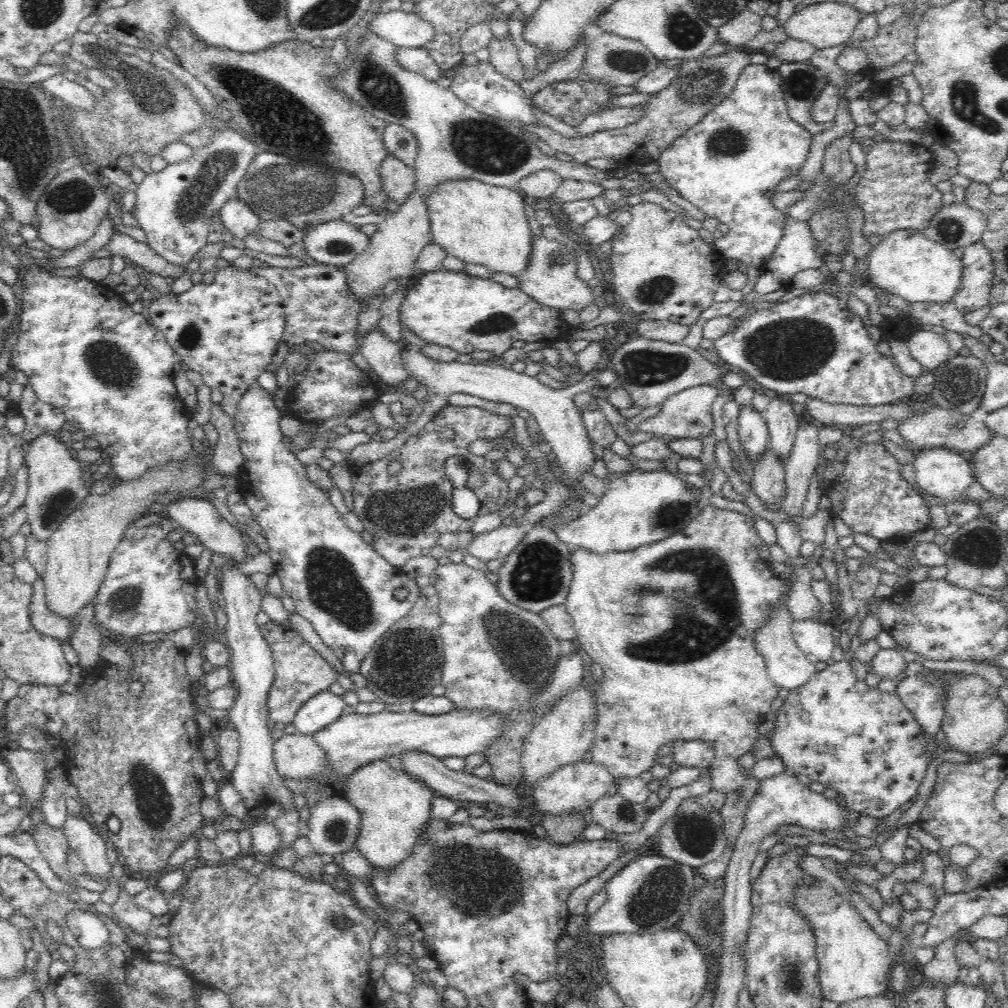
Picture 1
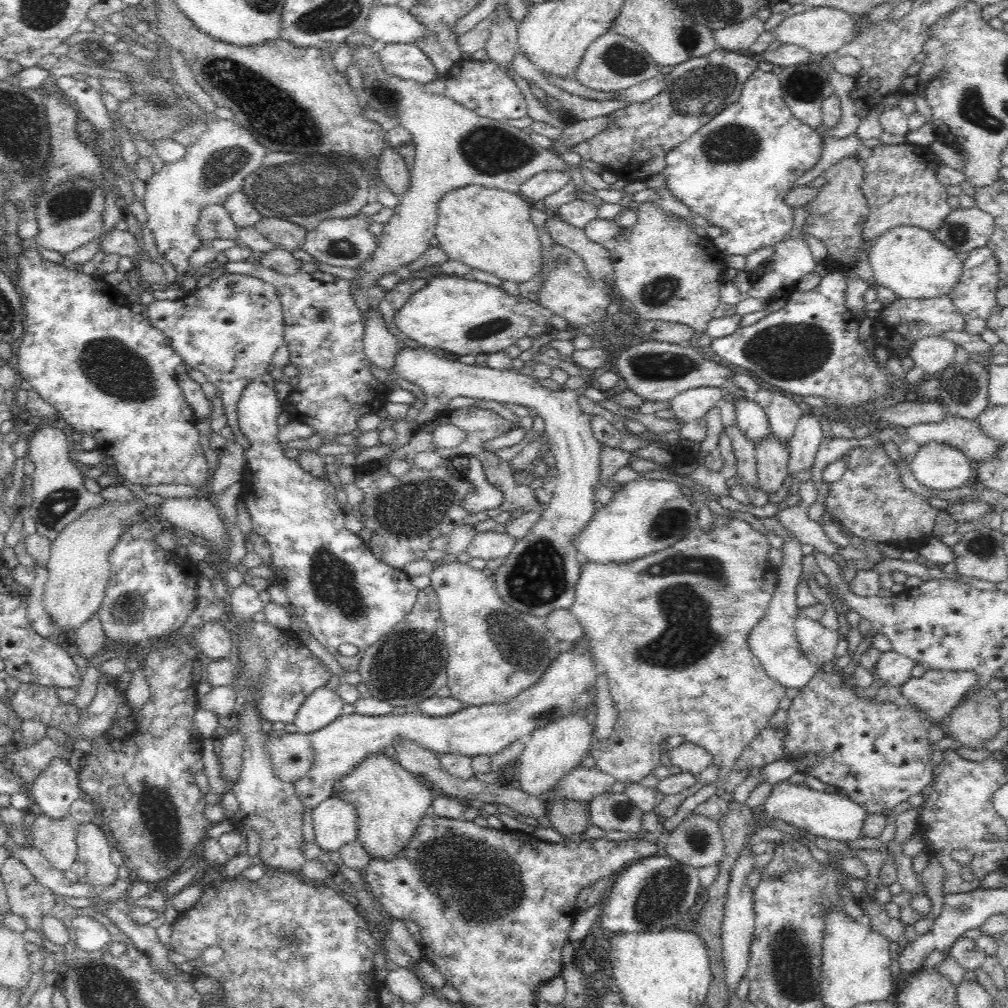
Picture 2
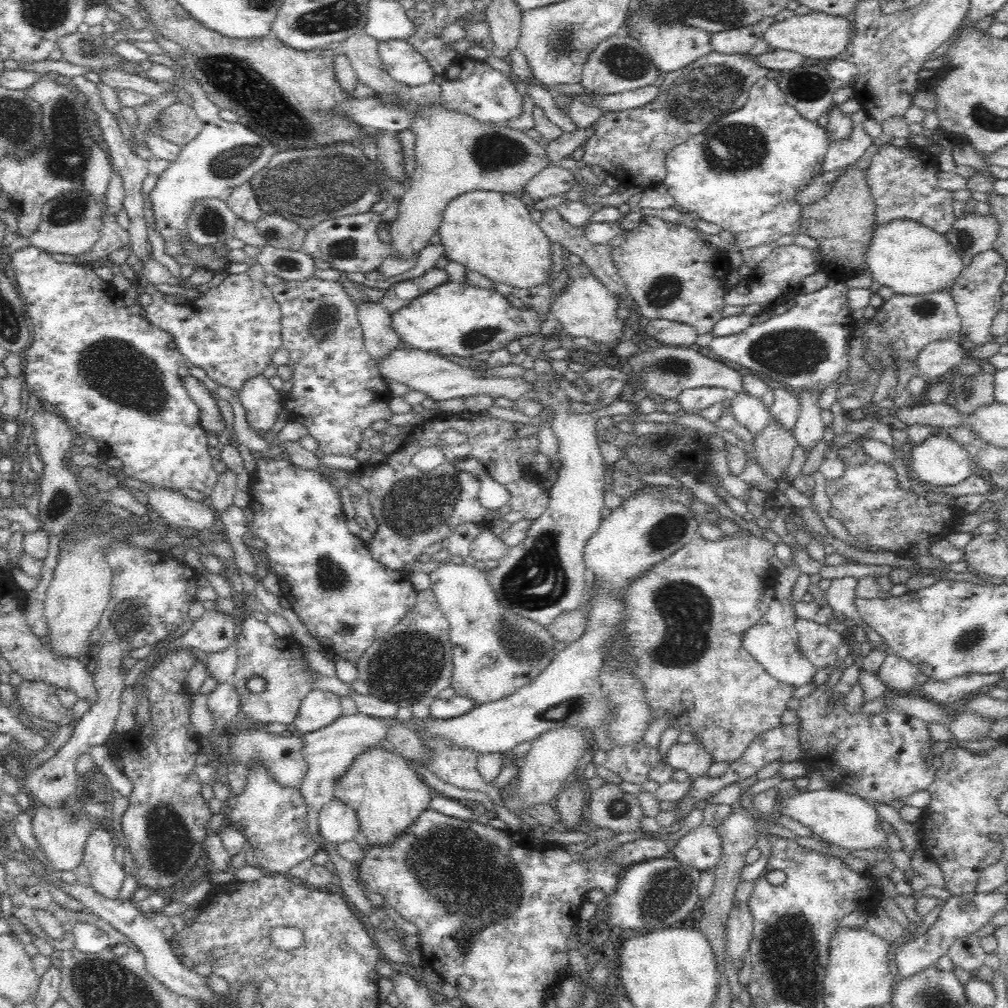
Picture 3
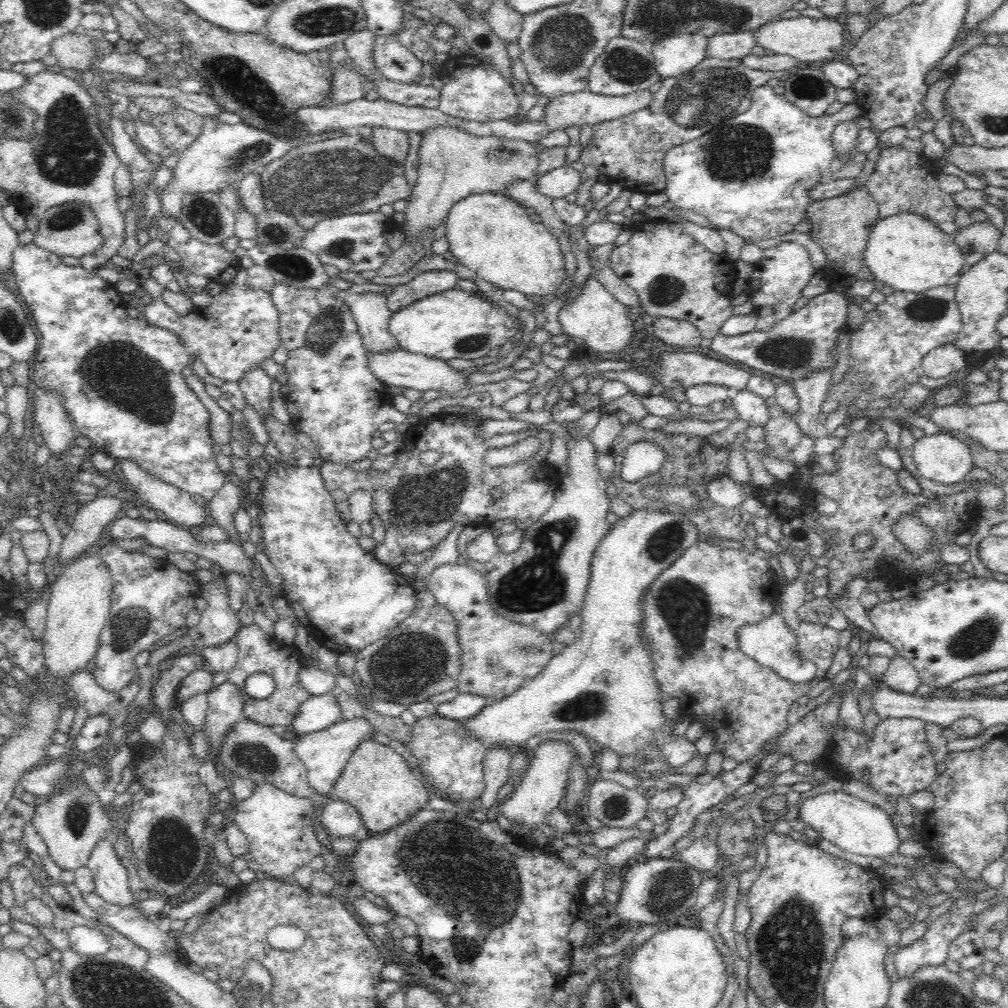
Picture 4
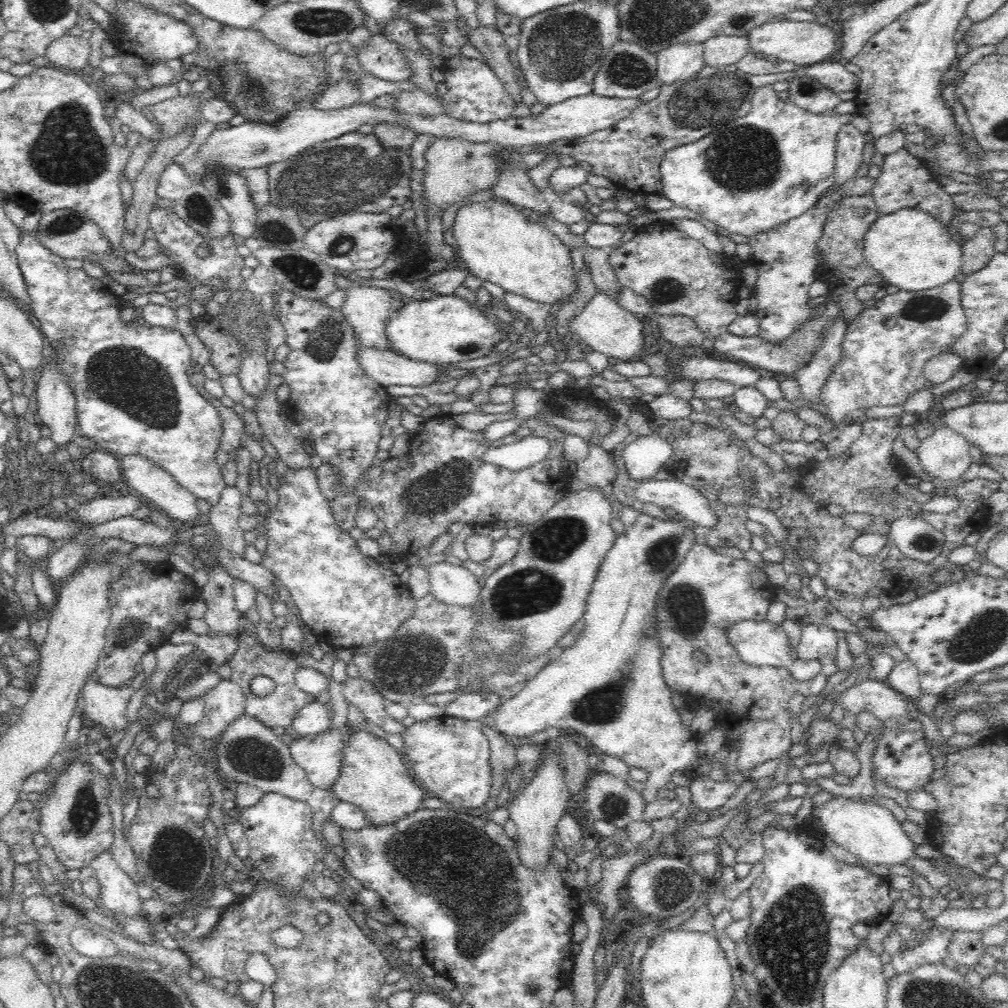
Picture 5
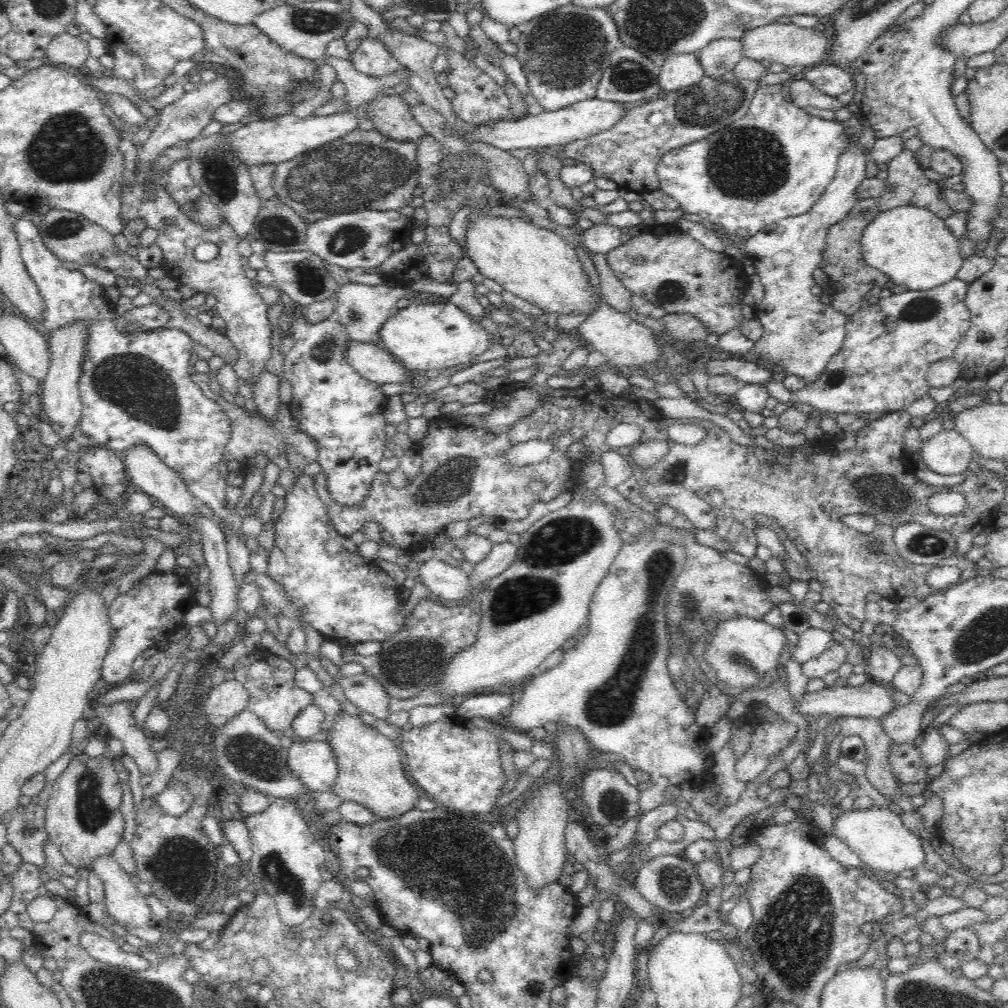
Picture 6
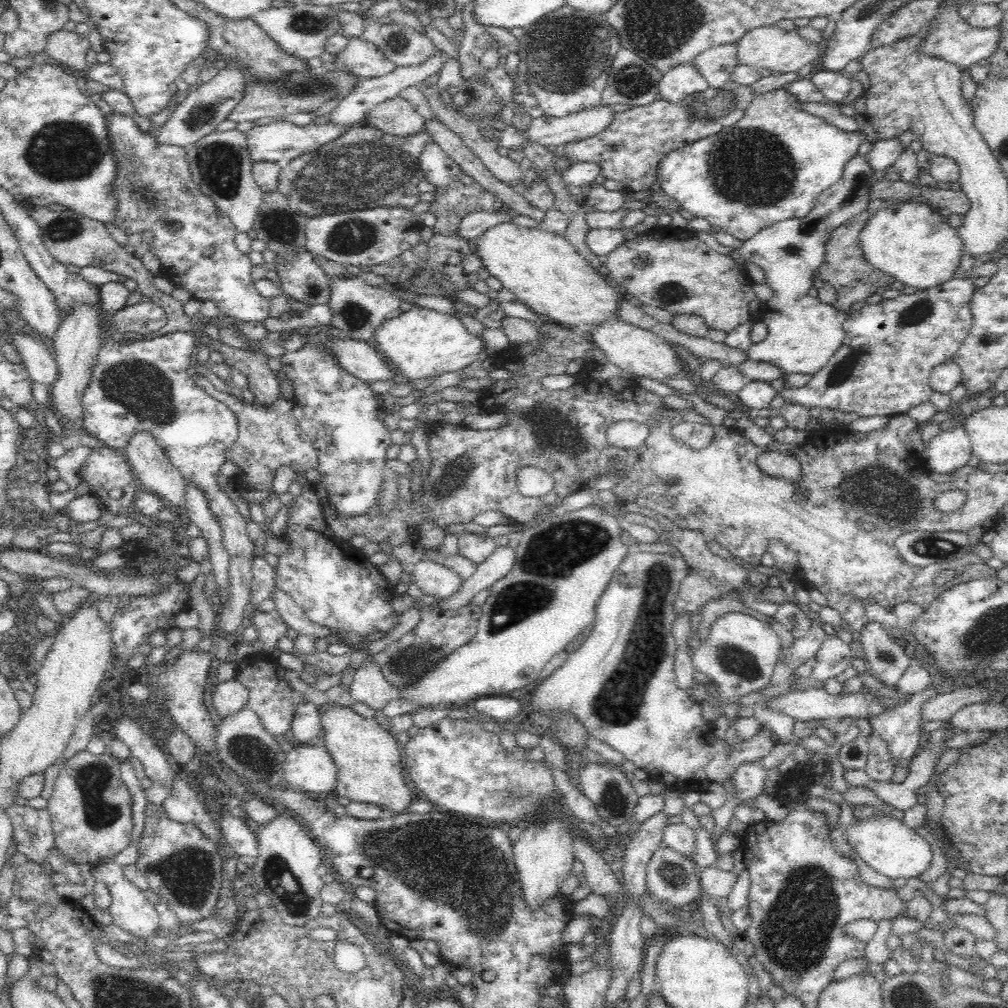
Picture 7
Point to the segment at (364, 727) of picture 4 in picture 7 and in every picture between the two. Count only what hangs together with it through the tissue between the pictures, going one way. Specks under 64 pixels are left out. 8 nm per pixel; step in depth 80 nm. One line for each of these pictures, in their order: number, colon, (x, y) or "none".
5: (319, 756)
6: (313, 763)
7: (307, 768)

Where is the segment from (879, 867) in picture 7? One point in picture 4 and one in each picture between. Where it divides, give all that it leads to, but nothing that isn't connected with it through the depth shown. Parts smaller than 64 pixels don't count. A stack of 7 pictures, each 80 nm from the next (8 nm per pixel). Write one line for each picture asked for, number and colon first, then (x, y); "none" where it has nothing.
4: (859, 827)
5: (868, 830)
6: (882, 842)

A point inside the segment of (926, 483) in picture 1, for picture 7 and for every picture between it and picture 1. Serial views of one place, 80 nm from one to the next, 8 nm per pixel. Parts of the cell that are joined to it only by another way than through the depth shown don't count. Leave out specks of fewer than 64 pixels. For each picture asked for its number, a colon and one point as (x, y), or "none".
2: (940, 466)
3: (939, 460)
4: (941, 457)
5: (946, 454)
6: (948, 452)
7: (951, 449)

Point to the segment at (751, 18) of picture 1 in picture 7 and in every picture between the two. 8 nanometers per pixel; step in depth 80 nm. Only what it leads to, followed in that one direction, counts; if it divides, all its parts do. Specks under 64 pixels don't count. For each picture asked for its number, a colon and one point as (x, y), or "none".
2: (739, 37)
3: (738, 41)
4: (721, 46)
5: (721, 51)
6: (720, 57)
7: (716, 64)

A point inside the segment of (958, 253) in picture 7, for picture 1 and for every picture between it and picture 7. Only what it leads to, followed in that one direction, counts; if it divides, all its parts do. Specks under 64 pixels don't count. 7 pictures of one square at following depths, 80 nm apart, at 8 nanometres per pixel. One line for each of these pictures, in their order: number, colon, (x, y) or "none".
1: (906, 262)
2: (911, 261)
3: (910, 257)
4: (907, 251)
5: (909, 248)
6: (911, 246)

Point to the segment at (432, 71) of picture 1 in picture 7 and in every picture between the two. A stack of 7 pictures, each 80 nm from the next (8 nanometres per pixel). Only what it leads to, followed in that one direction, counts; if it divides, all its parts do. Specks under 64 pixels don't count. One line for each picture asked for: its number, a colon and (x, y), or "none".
2: (406, 61)
3: (398, 58)
4: (393, 61)
5: (379, 57)
6: (371, 57)
7: (359, 57)

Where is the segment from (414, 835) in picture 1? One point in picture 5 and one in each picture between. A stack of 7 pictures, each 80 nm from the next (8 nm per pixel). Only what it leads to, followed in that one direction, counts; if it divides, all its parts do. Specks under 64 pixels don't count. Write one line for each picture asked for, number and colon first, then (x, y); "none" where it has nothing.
2: (389, 801)
3: (387, 794)
4: (378, 782)
5: (373, 775)

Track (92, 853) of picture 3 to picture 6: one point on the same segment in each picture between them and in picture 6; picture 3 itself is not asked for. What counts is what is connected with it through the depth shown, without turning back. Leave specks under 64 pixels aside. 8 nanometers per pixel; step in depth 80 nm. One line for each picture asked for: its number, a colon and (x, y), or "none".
4: (112, 886)
5: (118, 891)
6: (128, 907)

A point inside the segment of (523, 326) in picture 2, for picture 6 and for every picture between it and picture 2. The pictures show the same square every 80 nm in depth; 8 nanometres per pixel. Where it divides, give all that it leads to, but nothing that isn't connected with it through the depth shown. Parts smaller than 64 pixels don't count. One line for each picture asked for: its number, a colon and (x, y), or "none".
3: (453, 319)
4: (454, 324)
5: (441, 331)
6: (428, 339)

